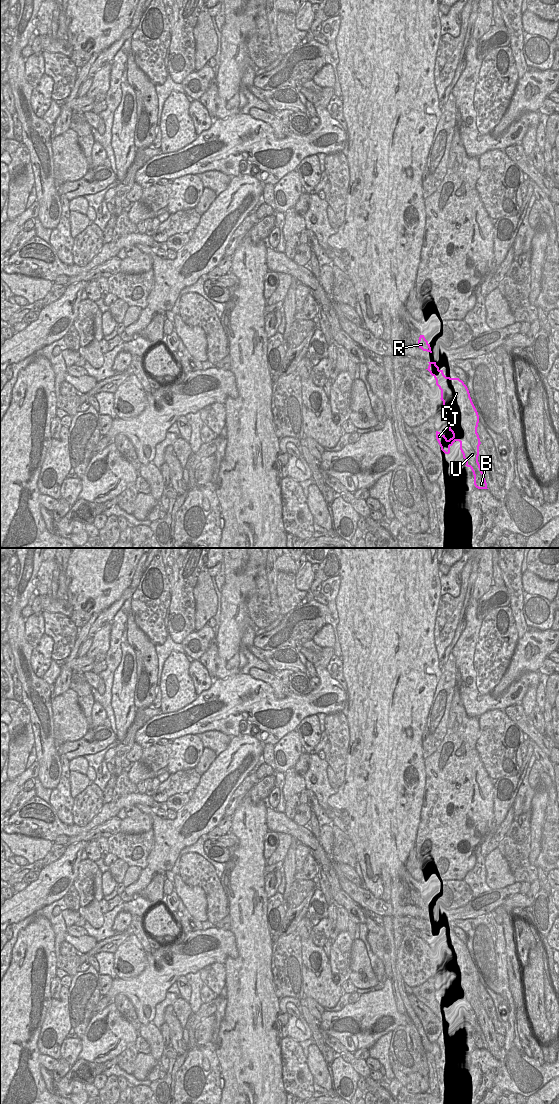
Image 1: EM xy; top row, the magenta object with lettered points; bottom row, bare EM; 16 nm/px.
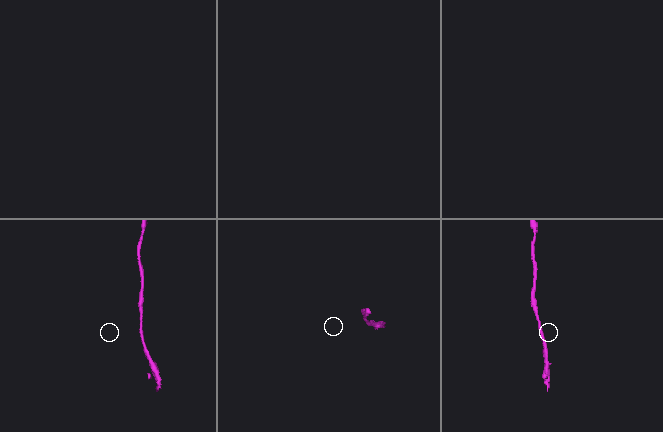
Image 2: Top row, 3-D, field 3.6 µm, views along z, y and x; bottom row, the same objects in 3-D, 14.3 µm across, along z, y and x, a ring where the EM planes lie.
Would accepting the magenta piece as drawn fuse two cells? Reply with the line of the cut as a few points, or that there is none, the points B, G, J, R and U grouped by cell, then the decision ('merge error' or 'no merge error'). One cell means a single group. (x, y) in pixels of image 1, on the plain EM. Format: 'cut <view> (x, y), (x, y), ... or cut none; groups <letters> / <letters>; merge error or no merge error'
cut xy (448, 1000), (451, 1005); groups B G R U / J; merge error

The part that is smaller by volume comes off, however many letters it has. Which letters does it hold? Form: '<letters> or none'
J.

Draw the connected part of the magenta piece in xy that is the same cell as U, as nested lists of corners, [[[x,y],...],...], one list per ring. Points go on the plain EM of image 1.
[[[428,922],[429,926],[426,930],[435,938],[436,945],[441,950],[441,960],[443,961],[444,973],[447,979],[449,991],[453,997],[449,999],[451,1006],[455,1001],[460,1002],[460,1010],[463,1014],[467,1027],[470,1027],[474,1035],[474,1045],[478,1049],[488,1049],[484,1034],[478,1022],[479,1006],[481,1004],[477,987],[479,983],[478,972],[472,962],[469,950],[462,940],[459,938],[446,937],[443,930],[440,930],[436,922]]]

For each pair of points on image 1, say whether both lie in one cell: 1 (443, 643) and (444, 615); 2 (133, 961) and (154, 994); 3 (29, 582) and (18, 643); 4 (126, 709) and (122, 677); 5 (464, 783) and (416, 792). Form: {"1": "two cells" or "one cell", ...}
{"1": "one cell", "2": "two cells", "3": "one cell", "4": "one cell", "5": "two cells"}

